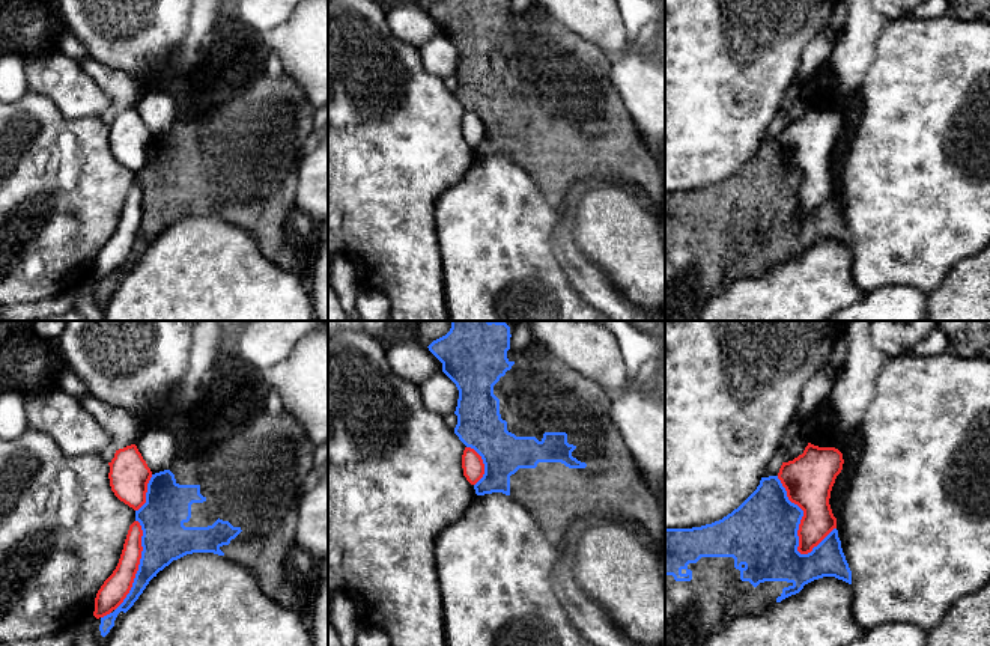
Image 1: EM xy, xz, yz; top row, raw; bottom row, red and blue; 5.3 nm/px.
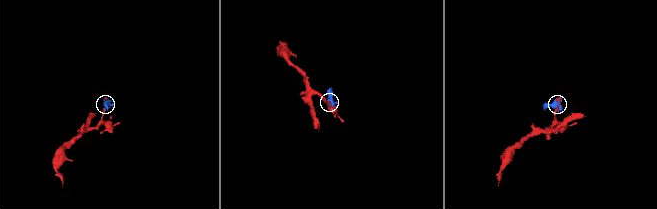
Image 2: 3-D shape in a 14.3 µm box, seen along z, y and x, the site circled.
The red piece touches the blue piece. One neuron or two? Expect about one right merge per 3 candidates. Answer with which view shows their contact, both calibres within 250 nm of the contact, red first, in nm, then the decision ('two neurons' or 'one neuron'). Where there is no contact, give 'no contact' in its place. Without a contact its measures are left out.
yz | 260/380 nm | two neurons

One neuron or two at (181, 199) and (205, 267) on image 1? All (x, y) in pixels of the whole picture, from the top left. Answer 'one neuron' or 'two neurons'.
two neurons

